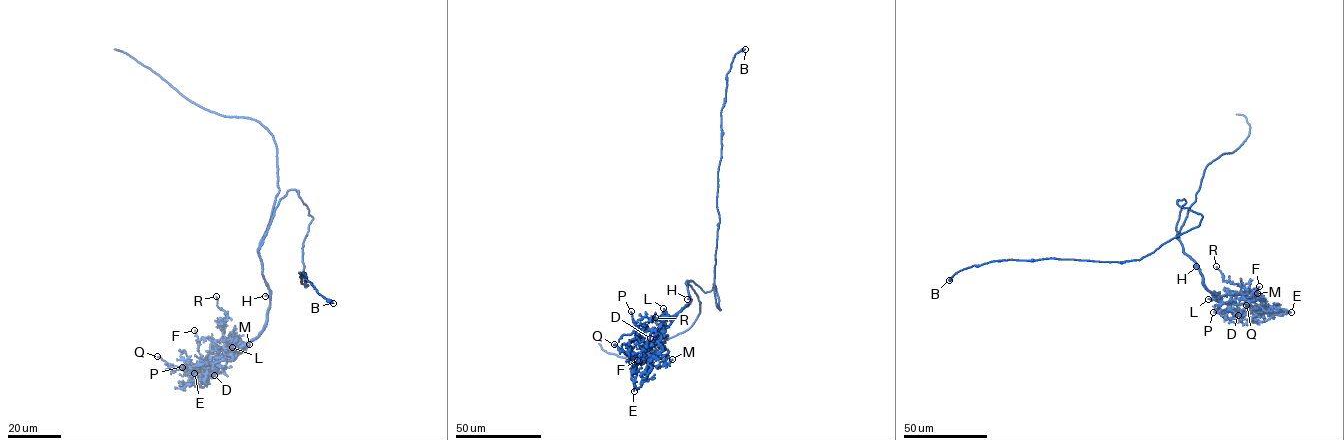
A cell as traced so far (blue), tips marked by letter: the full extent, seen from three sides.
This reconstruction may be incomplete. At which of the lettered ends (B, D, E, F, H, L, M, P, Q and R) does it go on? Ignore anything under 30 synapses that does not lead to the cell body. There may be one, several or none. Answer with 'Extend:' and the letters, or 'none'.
Extend: none

